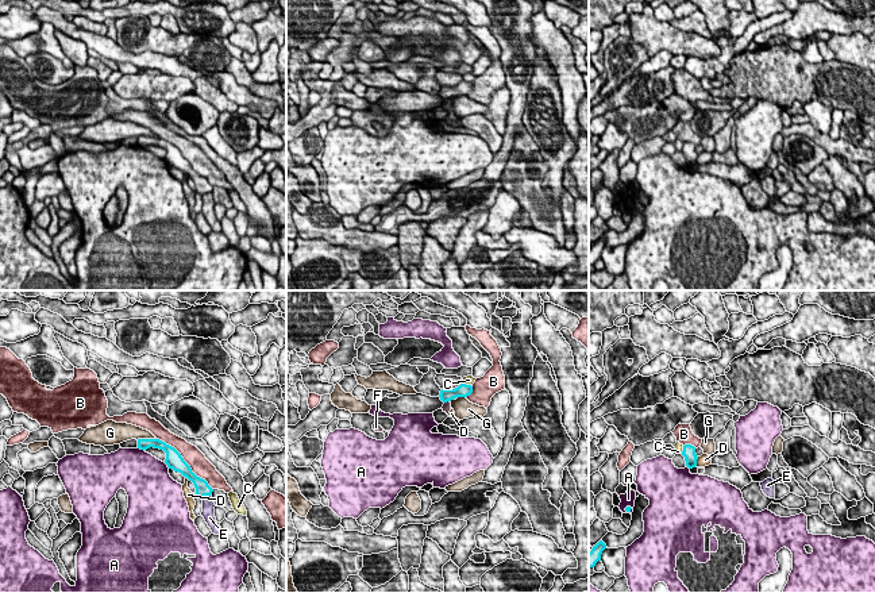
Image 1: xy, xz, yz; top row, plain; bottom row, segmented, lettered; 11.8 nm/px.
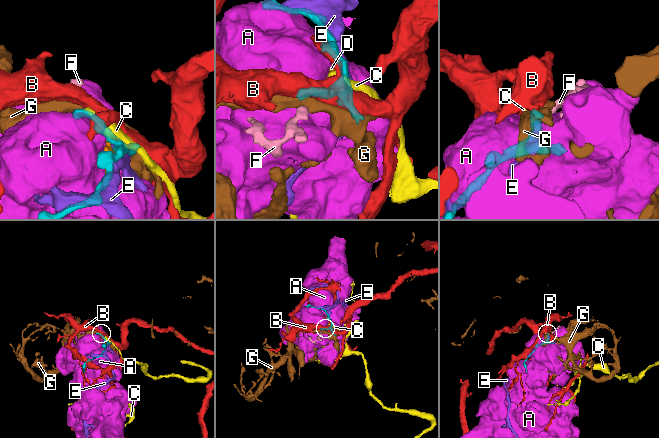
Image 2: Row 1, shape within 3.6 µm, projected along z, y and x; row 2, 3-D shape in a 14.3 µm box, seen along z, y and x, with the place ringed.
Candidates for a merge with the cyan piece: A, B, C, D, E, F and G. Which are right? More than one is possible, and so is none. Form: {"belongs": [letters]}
{"belongs": []}

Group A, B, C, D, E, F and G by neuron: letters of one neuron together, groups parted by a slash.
A / B / C / D / E / F / G

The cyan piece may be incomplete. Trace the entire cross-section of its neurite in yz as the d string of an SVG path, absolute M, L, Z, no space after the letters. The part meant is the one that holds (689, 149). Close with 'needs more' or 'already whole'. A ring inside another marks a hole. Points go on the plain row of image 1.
M685 142L683 143L683 149L682 149L682 153L685 154L685 158L686 158L686 163L689 166L693 166L697 163L697 151L695 151L695 145L691 143L691 142Z | already whole

